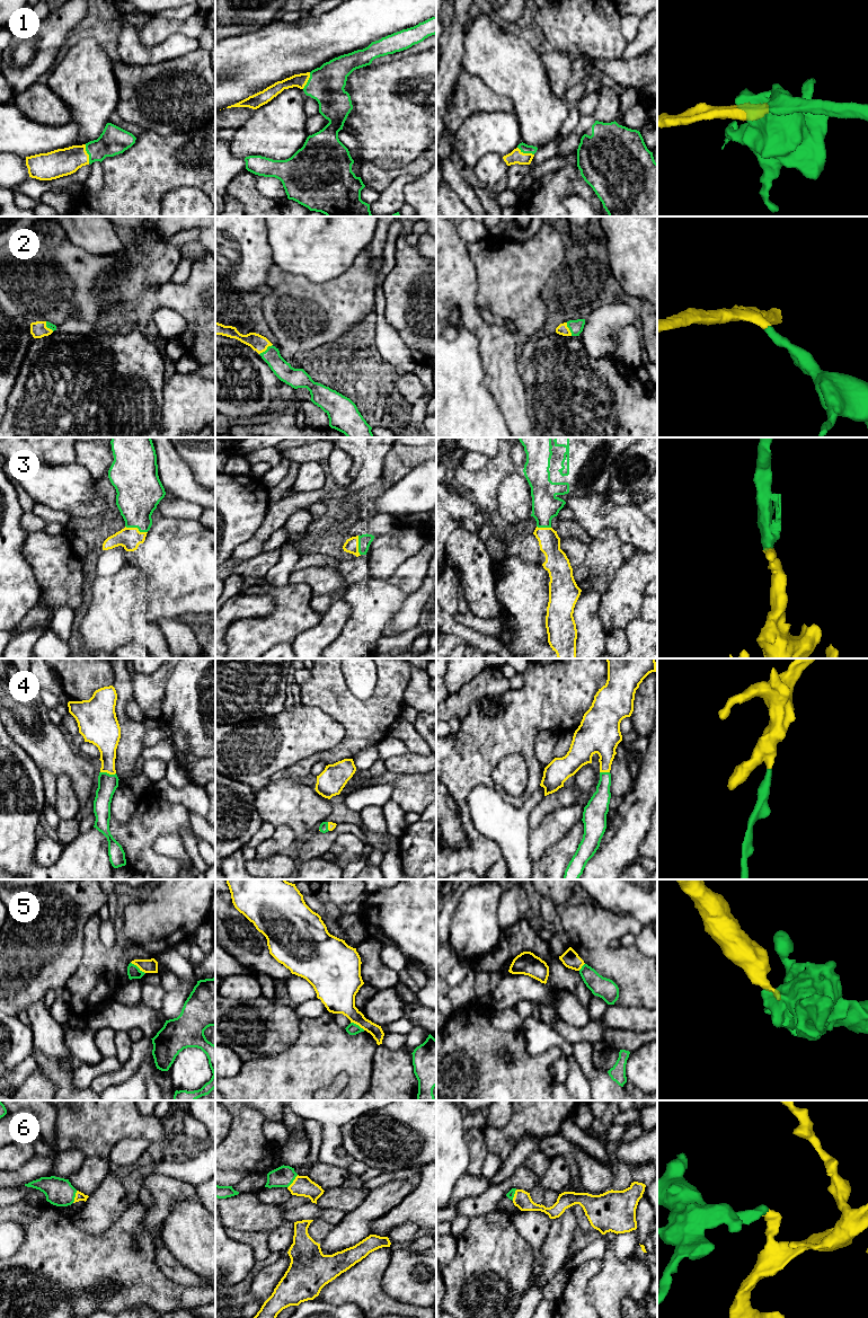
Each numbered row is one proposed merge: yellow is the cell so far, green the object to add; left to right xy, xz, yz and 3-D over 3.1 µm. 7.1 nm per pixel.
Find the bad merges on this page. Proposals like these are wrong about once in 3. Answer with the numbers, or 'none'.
5

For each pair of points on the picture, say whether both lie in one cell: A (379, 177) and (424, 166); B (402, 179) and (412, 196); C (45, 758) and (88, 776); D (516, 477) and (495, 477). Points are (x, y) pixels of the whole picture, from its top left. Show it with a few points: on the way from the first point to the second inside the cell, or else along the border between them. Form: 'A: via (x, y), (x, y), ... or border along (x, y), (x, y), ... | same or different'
A: via (390, 175), (402, 169), (413, 168) | same
B: border along (417, 176), (404, 189), (405, 202) | different
C: via (55, 758), (63, 758), (78, 768) | same
D: border along (516, 469), (501, 483), (496, 502) | different

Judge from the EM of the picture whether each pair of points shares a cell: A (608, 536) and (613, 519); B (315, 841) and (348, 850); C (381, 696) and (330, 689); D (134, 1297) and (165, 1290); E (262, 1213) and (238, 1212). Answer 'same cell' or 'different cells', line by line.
A: different cells
B: different cells
C: same cell
D: same cell
E: same cell

